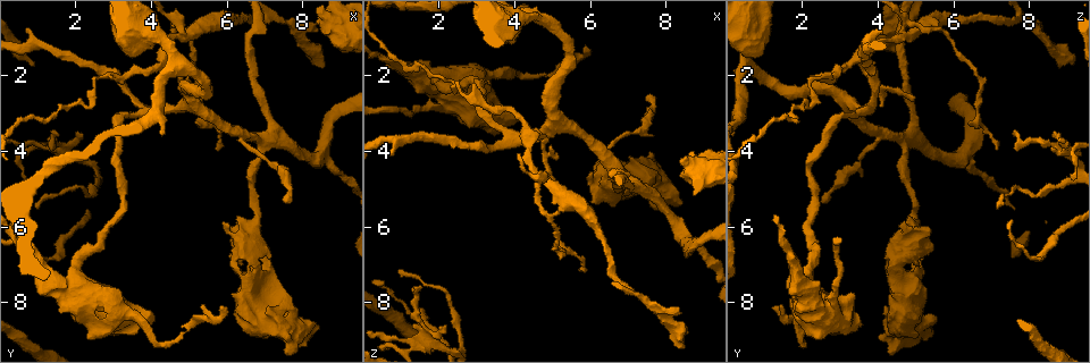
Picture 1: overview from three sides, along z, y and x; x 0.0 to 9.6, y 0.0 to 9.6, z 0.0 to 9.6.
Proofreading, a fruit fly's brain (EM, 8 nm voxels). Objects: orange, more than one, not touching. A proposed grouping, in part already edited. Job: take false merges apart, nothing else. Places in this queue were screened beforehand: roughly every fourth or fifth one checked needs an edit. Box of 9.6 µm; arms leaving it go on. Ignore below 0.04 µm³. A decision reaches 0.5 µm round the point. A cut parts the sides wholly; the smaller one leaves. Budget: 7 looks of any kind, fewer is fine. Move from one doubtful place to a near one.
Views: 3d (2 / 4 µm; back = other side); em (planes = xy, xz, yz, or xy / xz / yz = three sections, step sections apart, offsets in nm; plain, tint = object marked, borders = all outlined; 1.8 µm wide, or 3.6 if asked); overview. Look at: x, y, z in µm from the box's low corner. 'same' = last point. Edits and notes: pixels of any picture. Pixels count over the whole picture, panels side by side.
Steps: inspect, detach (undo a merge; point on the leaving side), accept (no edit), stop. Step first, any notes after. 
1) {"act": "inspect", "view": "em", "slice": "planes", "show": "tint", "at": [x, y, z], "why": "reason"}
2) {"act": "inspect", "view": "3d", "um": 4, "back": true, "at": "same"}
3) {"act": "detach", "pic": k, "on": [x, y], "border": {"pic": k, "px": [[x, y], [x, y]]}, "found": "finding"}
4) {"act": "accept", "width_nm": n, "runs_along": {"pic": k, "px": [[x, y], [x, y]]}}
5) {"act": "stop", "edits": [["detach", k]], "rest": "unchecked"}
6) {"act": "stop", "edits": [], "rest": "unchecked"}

{"act": "inspect", "view": "em", "slice": "planes", "show": "plain", "at": [2.40, 2.40, 2.20], "why": "thin neck"}

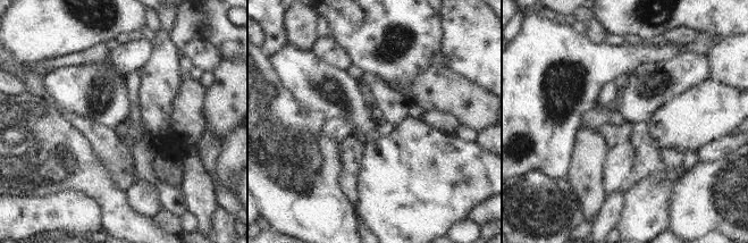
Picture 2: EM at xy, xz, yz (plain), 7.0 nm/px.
{"act": "inspect", "view": "em", "slice": "planes", "show": "tint", "at": "same"}

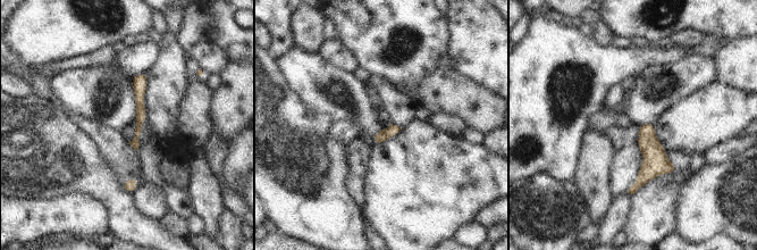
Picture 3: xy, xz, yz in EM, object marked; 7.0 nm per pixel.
{"act": "accept", "runs_along": {"pic": 3, "px": [[143, 75], [134, 144]]}, "found": "continuous, no second neuron"}

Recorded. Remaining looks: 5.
{"act": "inspect", "view": "em", "slice": "planes", "show": "plain", "at": [1.90, 7.95, 2.85], "why": "sudden change in width"}

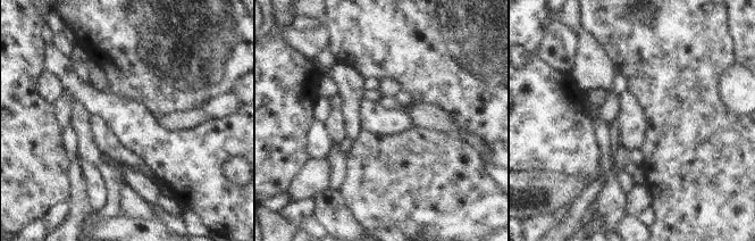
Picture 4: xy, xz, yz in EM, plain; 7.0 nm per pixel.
{"act": "inspect", "view": "em", "slice": "planes", "show": "tint", "at": "same", "why": "with the object marked"}

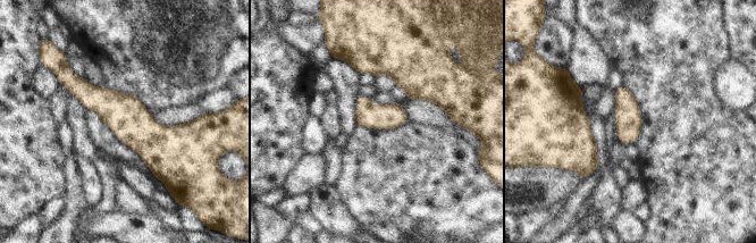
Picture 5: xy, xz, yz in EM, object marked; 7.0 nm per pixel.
{"act": "accept", "width_nm": 190, "runs_along": {"pic": 5, "px": [[66, 82], [142, 133], [191, 124]]}, "found": "one neuron here"}

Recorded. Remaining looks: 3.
{"act": "inspect", "view": "em", "slice": "planes", "show": "tint", "at": [1.70, 3.90, 8.80], "why": "arms part here"}

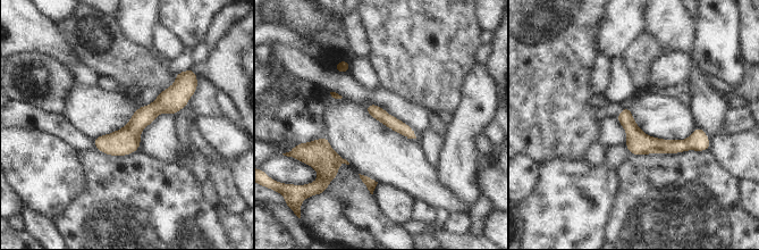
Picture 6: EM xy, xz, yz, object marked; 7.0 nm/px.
{"act": "accept", "width_nm": 100, "runs_along": {"pic": 6, "px": [[185, 88], [118, 143], [99, 147]]}, "found": "continuous, no second neuron"}

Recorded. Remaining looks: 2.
{"act": "stop", "edits": [], "rest": "unchecked"}

